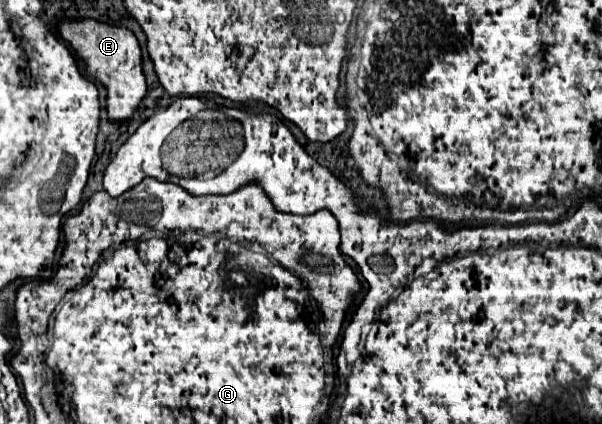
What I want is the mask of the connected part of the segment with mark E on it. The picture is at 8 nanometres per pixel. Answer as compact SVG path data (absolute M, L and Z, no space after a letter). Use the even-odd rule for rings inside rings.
M62 18L56 24L56 30L60 38L66 40L72 50L84 60L88 76L92 76L106 88L106 114L110 122L122 124L130 120L148 92L146 76L142 70L142 50L138 46L136 36L126 26L114 26L92 18Z

